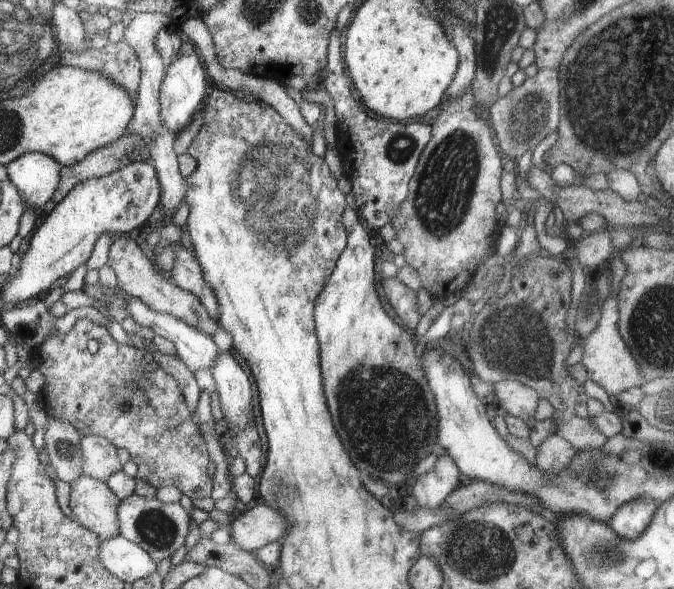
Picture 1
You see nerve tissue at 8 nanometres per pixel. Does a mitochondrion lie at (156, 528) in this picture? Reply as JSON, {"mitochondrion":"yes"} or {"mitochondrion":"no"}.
{"mitochondrion":"yes"}

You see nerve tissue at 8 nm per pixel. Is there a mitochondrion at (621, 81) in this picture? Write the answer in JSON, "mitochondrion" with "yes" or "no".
{"mitochondrion":"yes"}

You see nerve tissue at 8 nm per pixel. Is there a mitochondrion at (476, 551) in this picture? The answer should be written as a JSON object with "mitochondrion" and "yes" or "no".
{"mitochondrion":"yes"}

